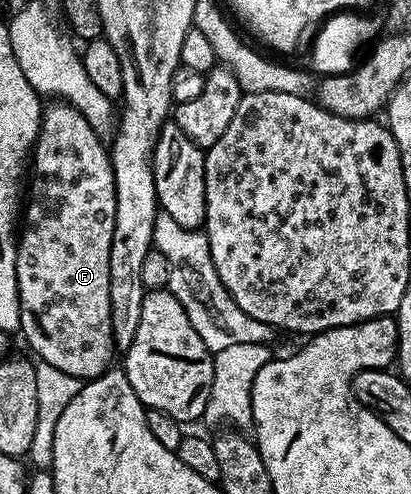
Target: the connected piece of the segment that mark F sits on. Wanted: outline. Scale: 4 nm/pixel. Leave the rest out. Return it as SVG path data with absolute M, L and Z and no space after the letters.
M52 101L43 108L40 116L40 132L36 135L36 146L30 155L30 183L32 179L32 192L26 195L26 219L28 215L28 224L23 224L22 230L18 235L16 244L16 276L18 277L18 297L20 298L20 331L26 342L32 346L31 354L41 363L54 365L54 369L62 369L62 373L70 373L70 377L78 377L81 381L96 379L103 375L105 371L113 366L112 354L118 351L114 337L112 336L112 326L110 325L110 241L114 241L114 213L116 212L116 186L114 185L114 173L112 172L112 157L106 143L103 143L101 136L93 130L92 126L76 109L63 101Z

